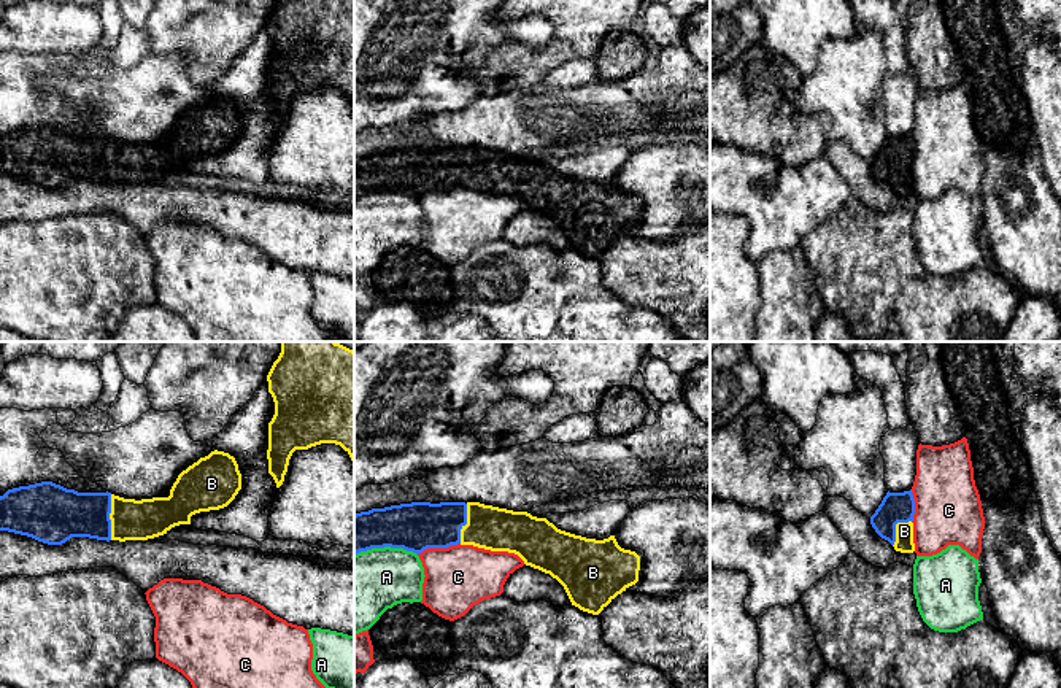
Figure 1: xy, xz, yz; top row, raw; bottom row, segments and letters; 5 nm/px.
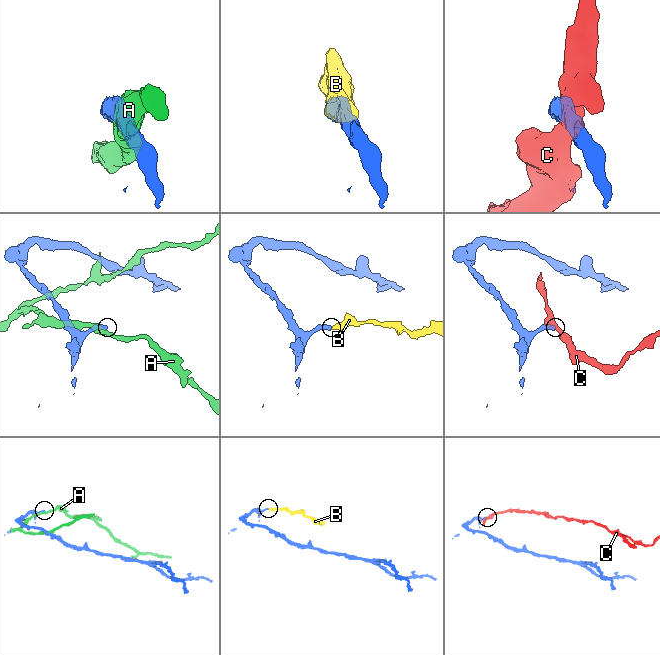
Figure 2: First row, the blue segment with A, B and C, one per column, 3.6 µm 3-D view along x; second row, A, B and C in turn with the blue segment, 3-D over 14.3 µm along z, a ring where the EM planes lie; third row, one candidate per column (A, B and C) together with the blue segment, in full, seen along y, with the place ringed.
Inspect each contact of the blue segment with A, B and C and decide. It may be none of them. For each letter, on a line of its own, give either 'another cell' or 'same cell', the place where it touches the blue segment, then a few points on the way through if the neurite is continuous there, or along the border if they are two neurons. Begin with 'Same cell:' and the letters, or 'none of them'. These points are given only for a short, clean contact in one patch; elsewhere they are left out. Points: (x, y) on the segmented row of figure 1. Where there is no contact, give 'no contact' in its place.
Same cell: B
A: another cell; meets blue in xz at (385, 545)
B: same cell; meets blue in xy at (108, 517); runs through xy (59, 514), (108, 517), (131, 520)
C: another cell; meets blue in xz at (439, 547)

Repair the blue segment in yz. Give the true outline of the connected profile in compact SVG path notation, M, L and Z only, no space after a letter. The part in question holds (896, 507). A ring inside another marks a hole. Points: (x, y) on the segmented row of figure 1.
M912 489L904 493L888 491L875 513L870 516L870 524L896 551L913 553L913 515L915 499Z

